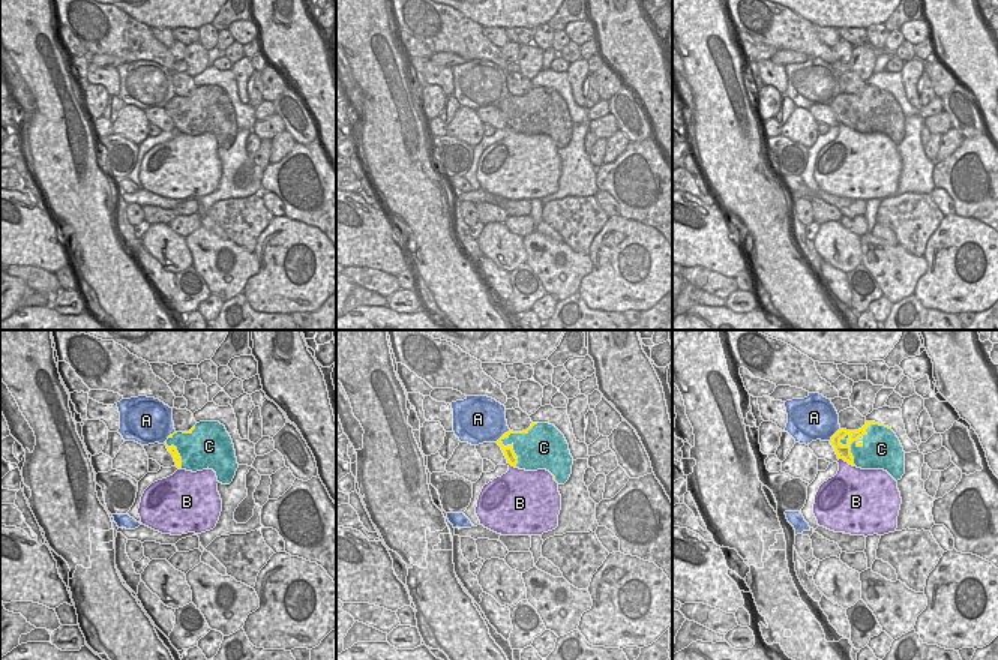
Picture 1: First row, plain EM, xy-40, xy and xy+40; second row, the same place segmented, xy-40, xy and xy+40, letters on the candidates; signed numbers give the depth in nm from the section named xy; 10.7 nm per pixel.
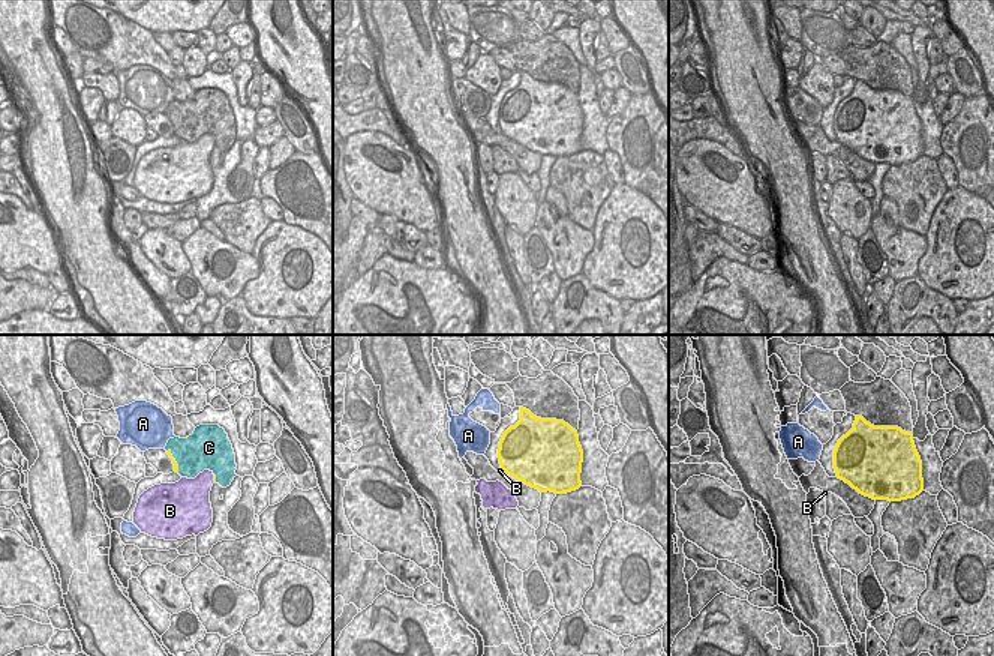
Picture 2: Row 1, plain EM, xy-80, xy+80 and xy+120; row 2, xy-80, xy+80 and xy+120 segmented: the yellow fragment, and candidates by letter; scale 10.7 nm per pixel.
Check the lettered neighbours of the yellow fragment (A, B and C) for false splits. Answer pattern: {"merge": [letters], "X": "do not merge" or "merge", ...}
{"merge": ["B"], "A": "do not merge", "B": "merge", "C": "do not merge"}

